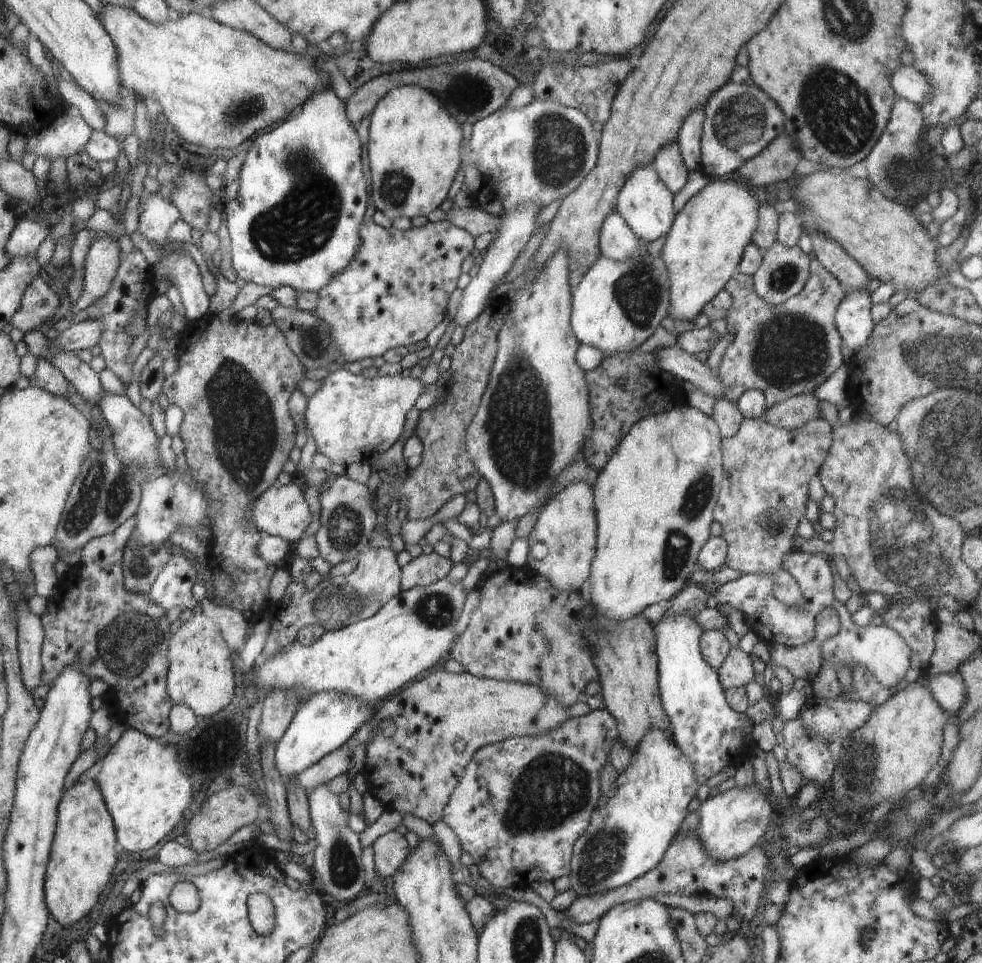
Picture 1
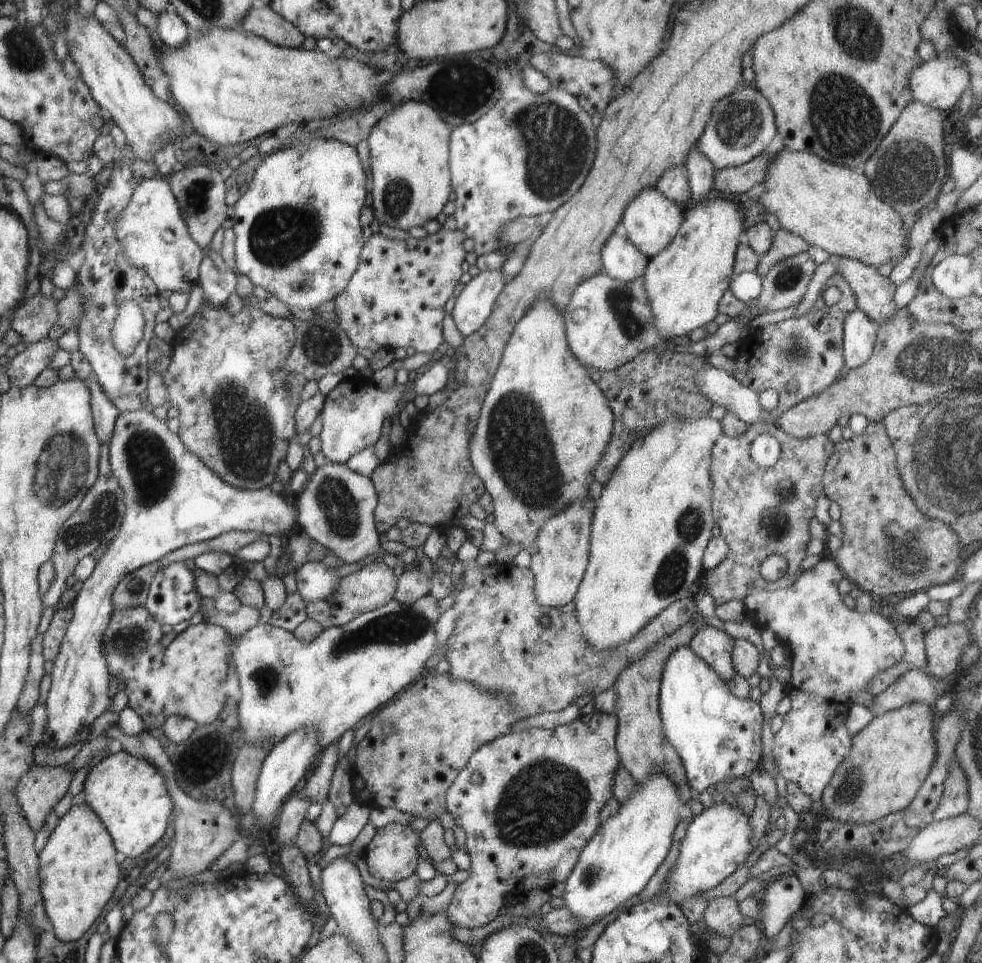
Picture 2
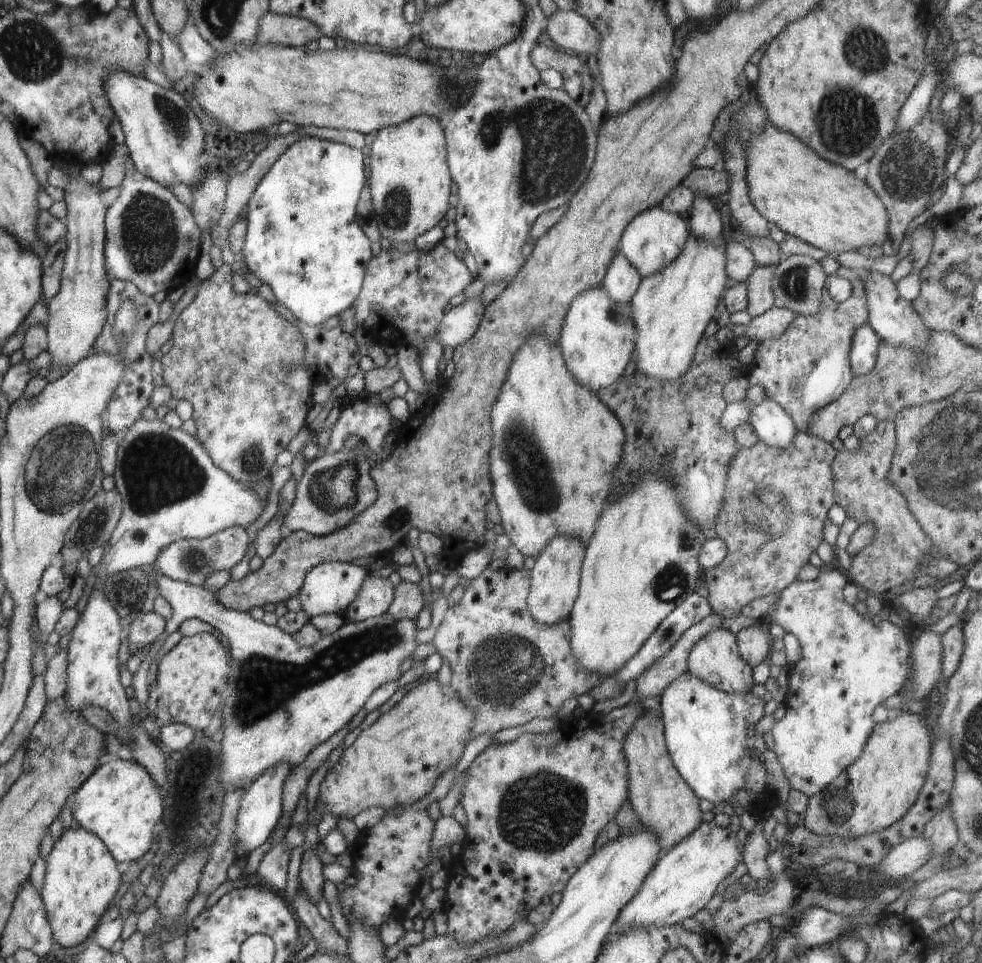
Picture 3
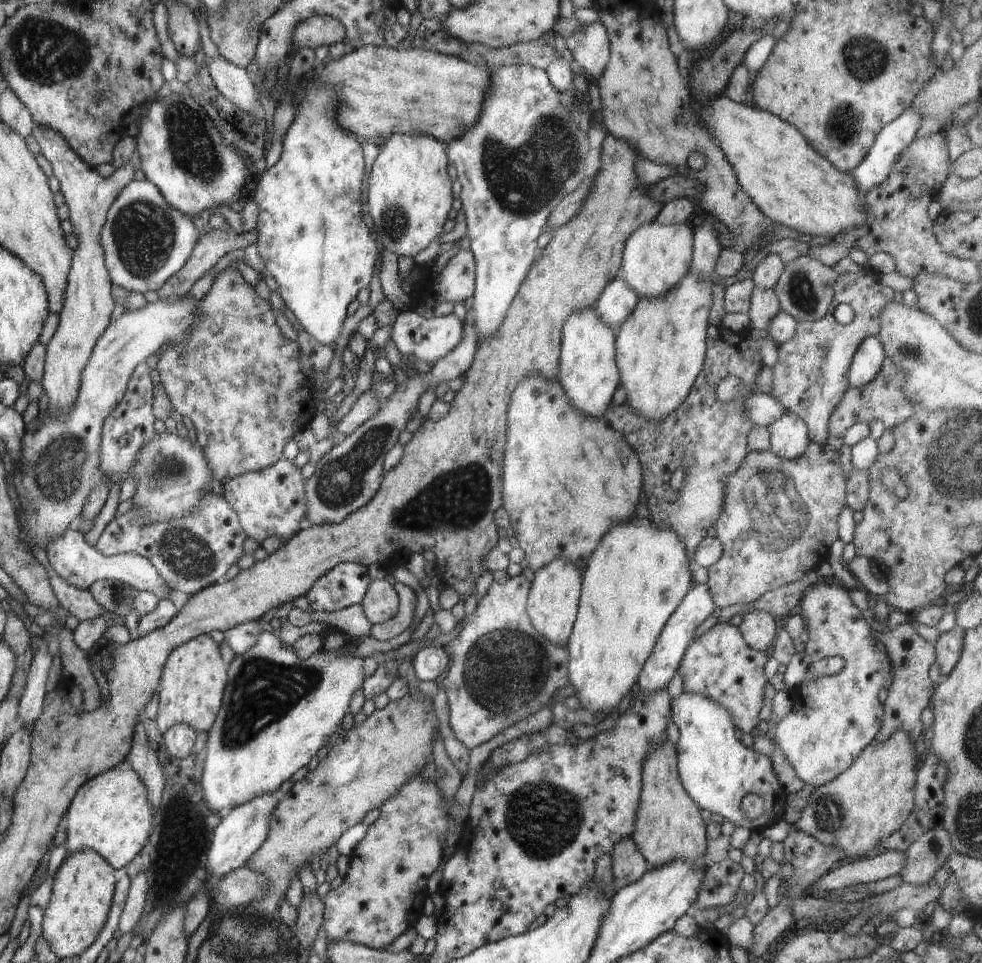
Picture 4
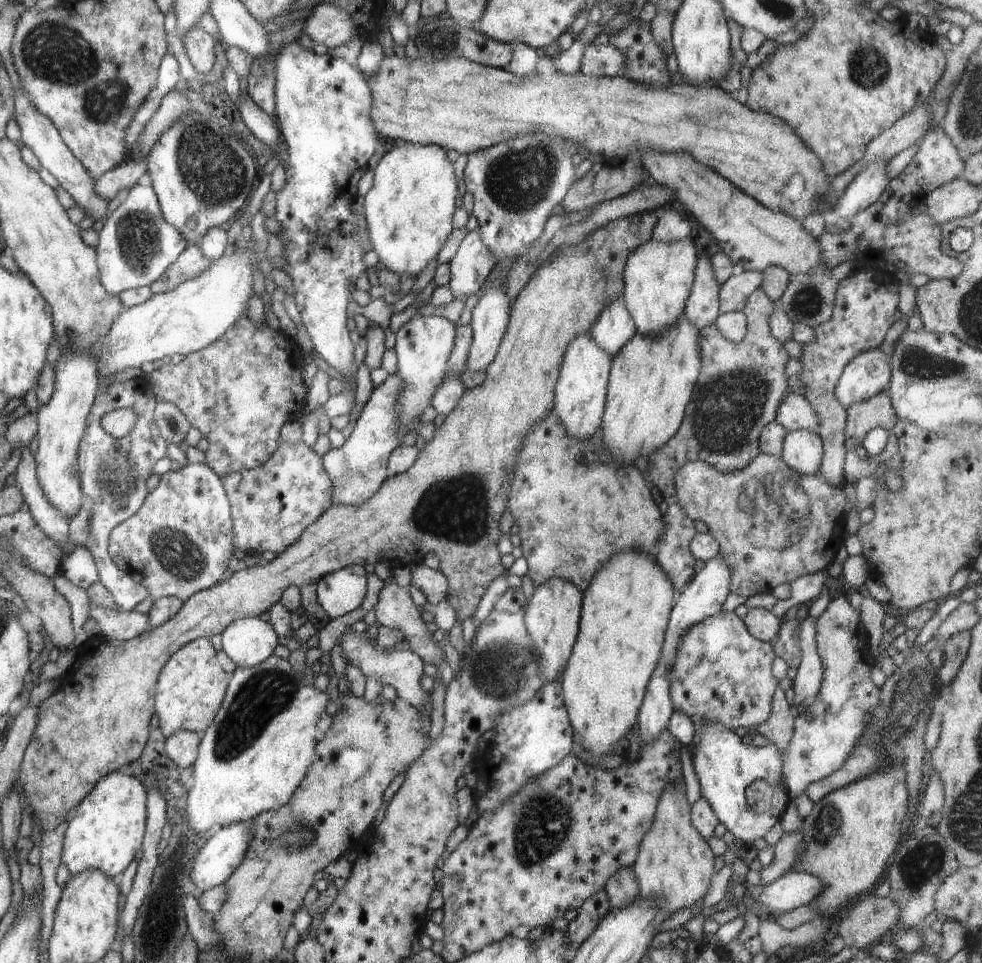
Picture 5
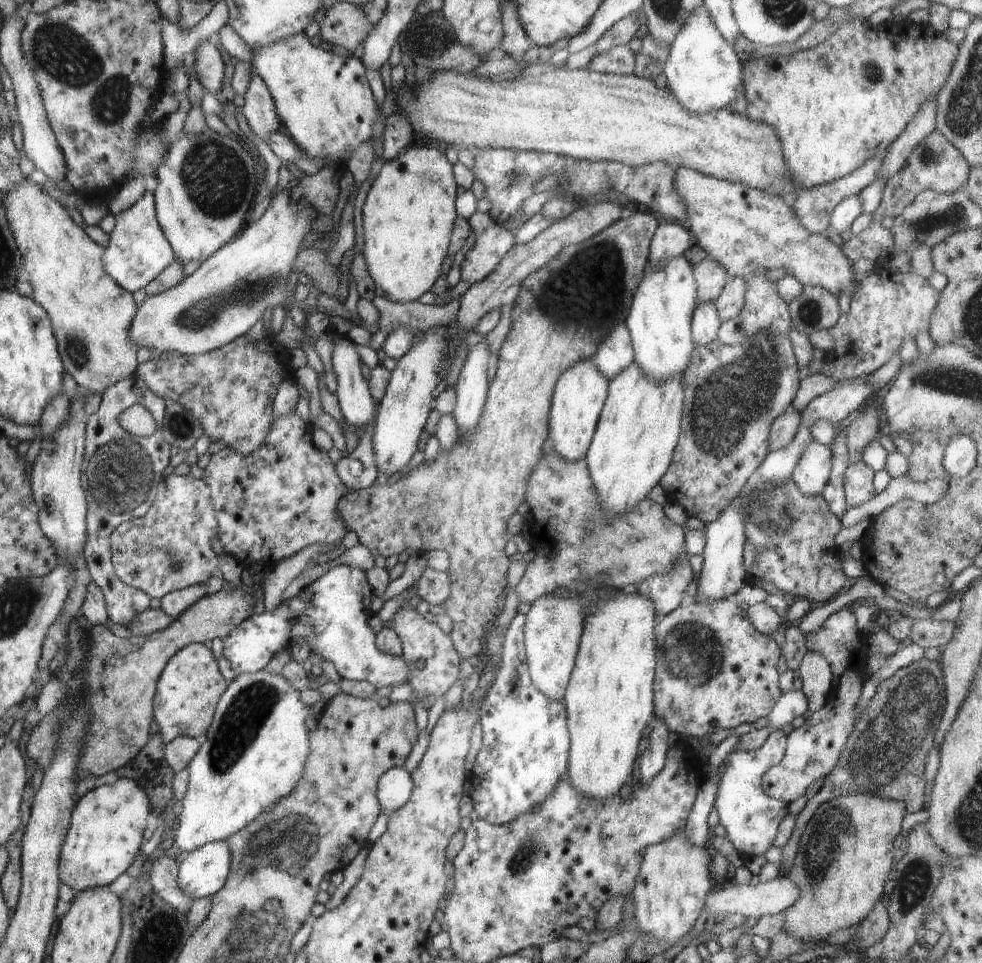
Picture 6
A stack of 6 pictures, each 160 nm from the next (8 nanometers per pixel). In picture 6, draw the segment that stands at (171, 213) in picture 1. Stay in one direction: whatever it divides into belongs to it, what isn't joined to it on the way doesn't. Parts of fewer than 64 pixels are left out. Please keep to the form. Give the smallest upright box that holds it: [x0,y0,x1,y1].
[104,191,176,293]

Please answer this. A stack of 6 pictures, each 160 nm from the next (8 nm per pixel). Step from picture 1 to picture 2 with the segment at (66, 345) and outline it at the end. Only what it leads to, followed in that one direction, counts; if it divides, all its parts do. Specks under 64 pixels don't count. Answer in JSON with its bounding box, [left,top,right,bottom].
[4,337,59,388]

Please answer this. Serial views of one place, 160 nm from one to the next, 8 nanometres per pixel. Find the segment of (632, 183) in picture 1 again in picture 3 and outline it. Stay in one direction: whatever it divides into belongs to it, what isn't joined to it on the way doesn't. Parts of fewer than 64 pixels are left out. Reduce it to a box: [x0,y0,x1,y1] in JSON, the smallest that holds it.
[618,204,690,277]

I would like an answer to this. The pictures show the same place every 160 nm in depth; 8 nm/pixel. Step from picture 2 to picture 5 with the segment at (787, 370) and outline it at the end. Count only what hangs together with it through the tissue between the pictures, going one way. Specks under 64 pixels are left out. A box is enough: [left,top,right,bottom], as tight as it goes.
[798,265,900,487]

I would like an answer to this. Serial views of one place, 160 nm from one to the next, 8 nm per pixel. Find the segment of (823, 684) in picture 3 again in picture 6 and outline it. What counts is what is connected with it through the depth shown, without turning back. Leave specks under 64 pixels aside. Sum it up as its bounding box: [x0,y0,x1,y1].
[761,607,869,806]

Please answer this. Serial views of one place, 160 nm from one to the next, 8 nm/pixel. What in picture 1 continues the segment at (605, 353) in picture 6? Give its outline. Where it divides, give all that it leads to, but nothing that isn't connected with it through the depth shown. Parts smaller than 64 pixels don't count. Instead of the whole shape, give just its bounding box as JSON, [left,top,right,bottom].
[599,210,664,262]

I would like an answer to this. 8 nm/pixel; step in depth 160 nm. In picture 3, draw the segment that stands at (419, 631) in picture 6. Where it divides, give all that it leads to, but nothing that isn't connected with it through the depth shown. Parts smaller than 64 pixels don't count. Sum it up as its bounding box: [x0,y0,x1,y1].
[342,572,395,622]

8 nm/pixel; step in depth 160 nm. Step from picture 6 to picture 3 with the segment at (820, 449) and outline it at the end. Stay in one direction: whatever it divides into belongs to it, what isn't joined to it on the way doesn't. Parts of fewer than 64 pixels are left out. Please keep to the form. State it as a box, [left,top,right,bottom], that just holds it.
[744,397,798,448]

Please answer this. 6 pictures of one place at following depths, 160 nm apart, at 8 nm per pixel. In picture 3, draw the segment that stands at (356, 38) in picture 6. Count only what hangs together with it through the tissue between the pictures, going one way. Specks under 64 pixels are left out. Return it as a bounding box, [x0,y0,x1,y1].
[258,11,322,48]

